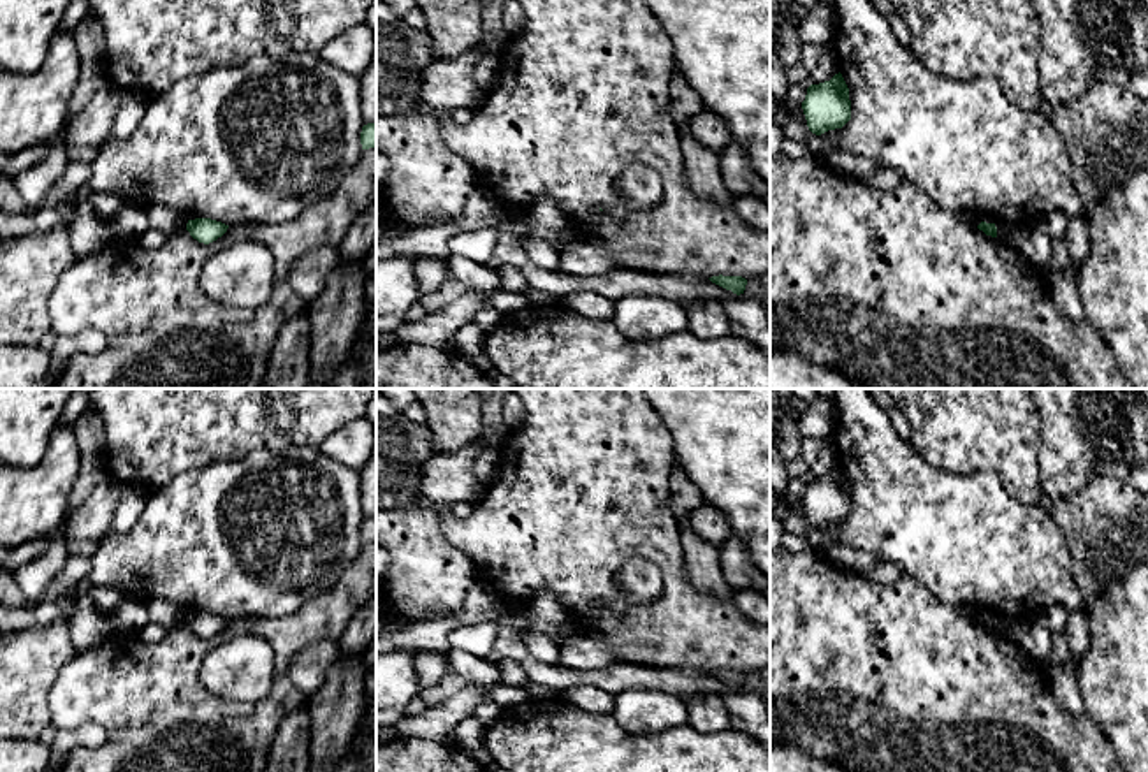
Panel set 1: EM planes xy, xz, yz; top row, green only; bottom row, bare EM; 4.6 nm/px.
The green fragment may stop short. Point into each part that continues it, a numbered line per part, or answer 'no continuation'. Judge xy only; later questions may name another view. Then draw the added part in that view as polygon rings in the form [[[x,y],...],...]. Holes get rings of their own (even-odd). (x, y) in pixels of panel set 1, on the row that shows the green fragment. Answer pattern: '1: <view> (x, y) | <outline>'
no continuation

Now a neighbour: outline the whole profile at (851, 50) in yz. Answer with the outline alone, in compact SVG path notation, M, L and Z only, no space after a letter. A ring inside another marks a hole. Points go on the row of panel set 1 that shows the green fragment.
M833 0L835 42L840 74L849 88L851 120L826 135L837 149L893 169L942 209L967 213L995 225L1030 225L1053 211L1083 216L1083 202L1072 179L1072 160L1062 134L1041 111L1014 106L999 83L977 77L956 83L928 70L893 35L876 0Z

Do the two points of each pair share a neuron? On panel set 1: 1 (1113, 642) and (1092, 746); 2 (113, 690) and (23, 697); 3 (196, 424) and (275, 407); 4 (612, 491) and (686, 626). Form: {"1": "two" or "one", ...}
{"1": "two", "2": "two", "3": "one", "4": "one"}

